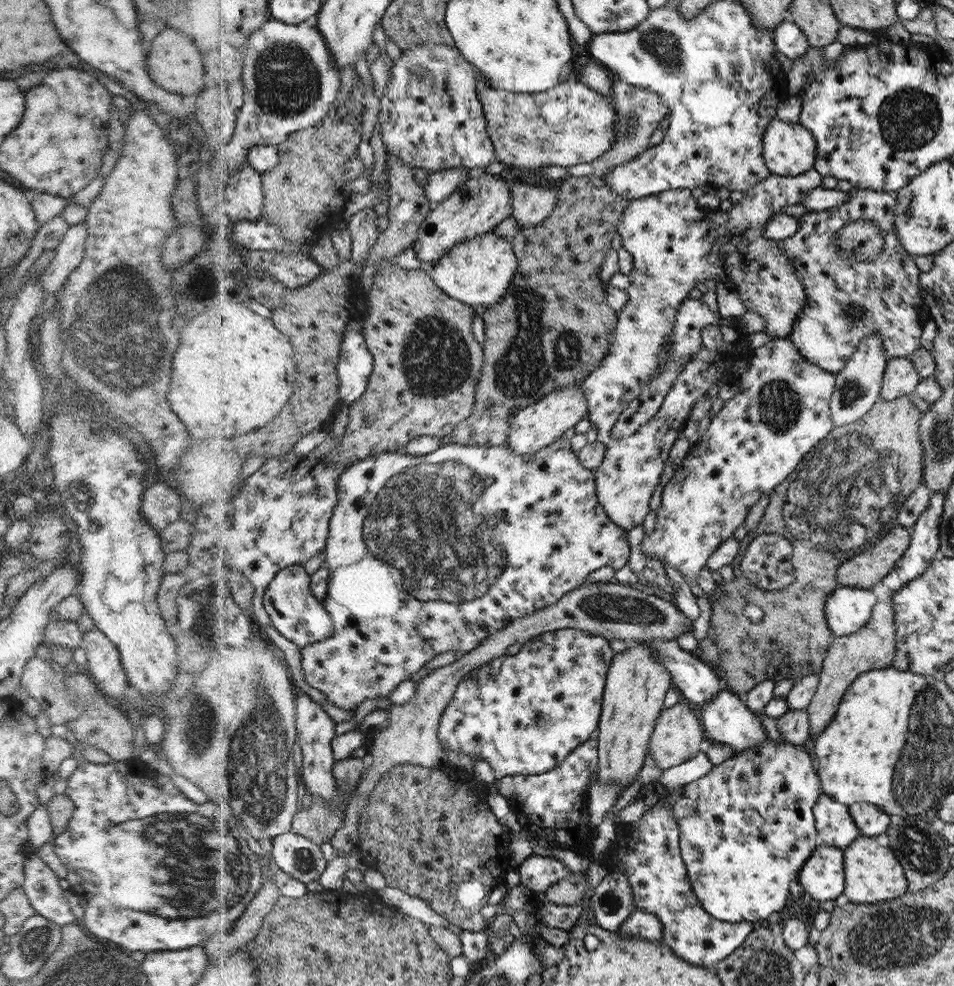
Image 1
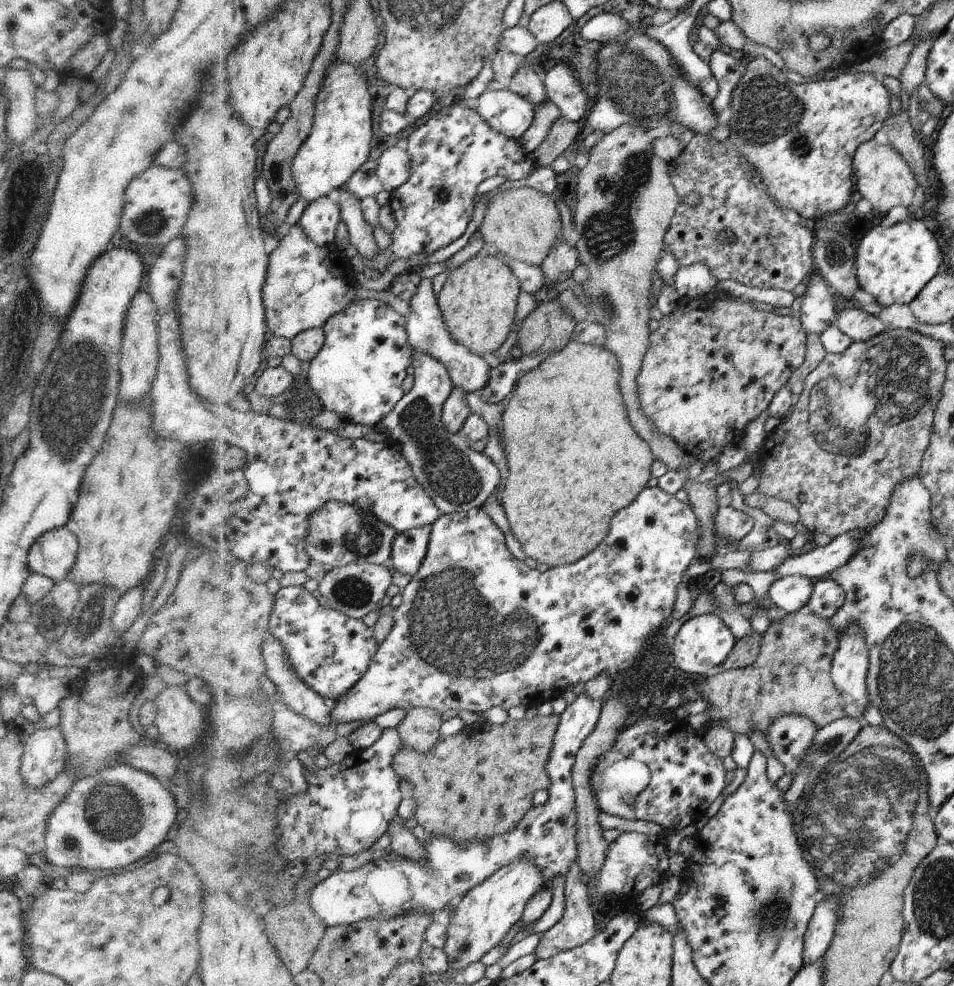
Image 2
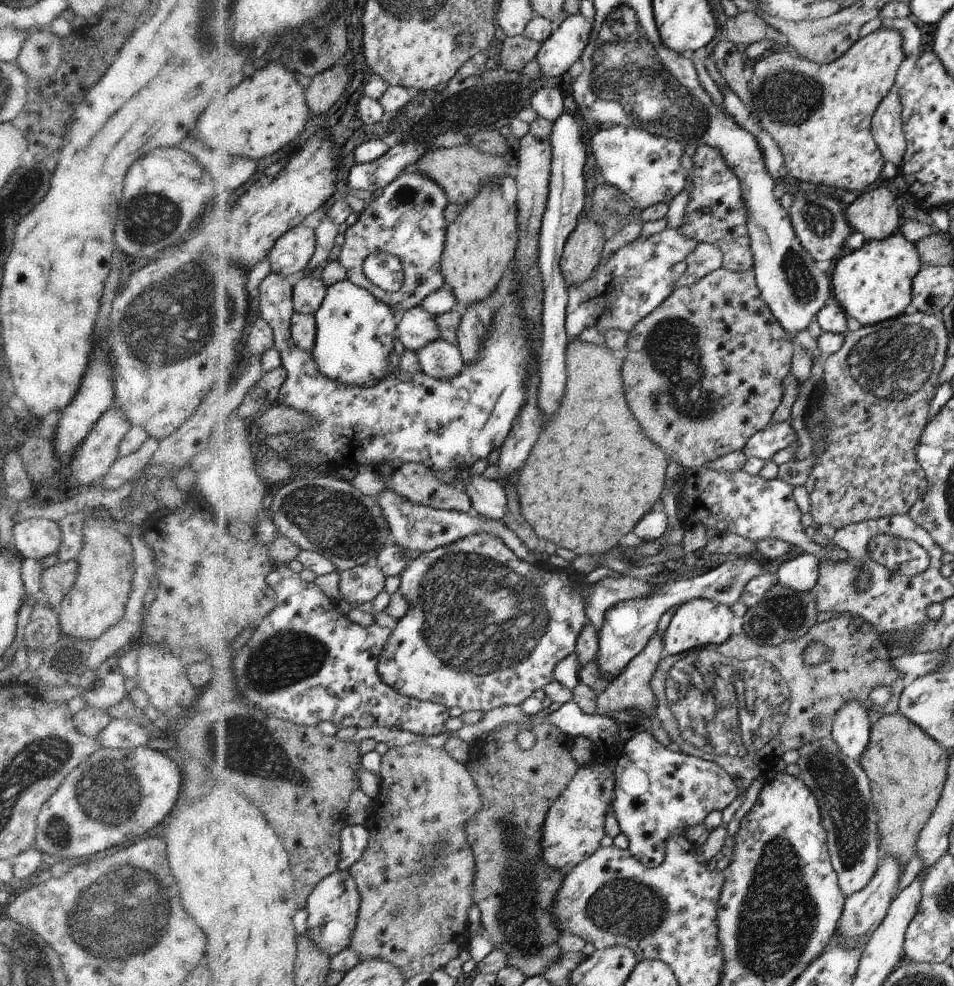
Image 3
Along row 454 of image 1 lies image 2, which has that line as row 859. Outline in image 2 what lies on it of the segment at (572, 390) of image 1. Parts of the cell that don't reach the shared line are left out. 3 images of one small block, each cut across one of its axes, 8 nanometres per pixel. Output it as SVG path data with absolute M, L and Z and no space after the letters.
M520 859L491 874L482 885L470 890L458 904L457 911L451 915L444 950L448 953L452 968L464 970L468 965L480 961L486 952L500 944L512 925L520 920L526 902L543 887L541 870L529 861Z

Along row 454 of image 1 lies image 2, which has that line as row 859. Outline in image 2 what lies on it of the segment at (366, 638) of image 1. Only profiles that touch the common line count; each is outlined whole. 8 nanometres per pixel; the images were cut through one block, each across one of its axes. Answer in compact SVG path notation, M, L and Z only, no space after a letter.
M583 692L576 697L569 707L564 709L561 714L562 720L556 729L555 744L552 745L550 757L547 758L546 768L551 779L551 785L547 788L547 801L543 805L536 806L534 804L512 830L499 835L492 835L485 841L474 839L473 841L466 841L464 844L460 844L450 836L432 834L431 839L422 842L427 850L427 861L415 861L390 849L391 853L386 853L380 861L372 861L352 872L346 870L334 872L331 877L322 881L313 890L310 902L316 912L330 927L376 920L385 921L394 917L403 917L408 913L420 912L439 916L450 906L458 906L470 890L474 889L475 886L482 885L491 874L520 859L529 861L538 870L541 870L544 887L551 887L550 881L554 877L566 878L566 874L572 869L572 864L576 862L576 841L578 840L576 834L576 811L578 807L574 804L575 787L572 784L571 770L573 769L572 766L575 766L574 758L578 756L584 742L595 732L599 718L602 716L602 710L601 701L593 701Z

